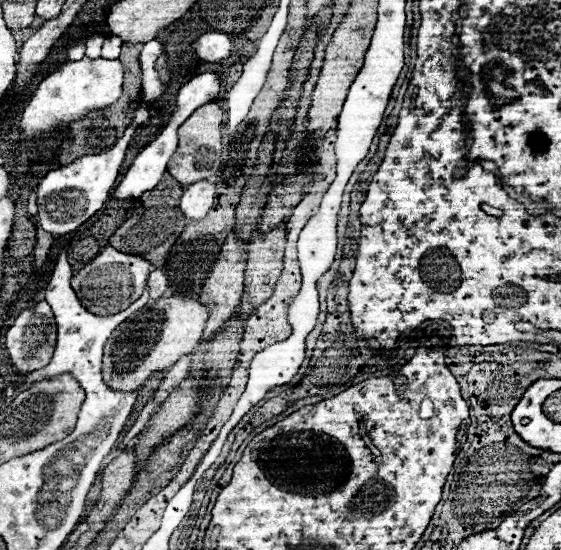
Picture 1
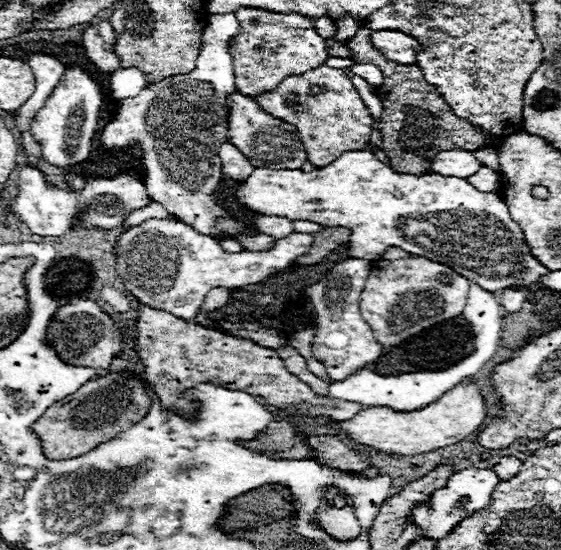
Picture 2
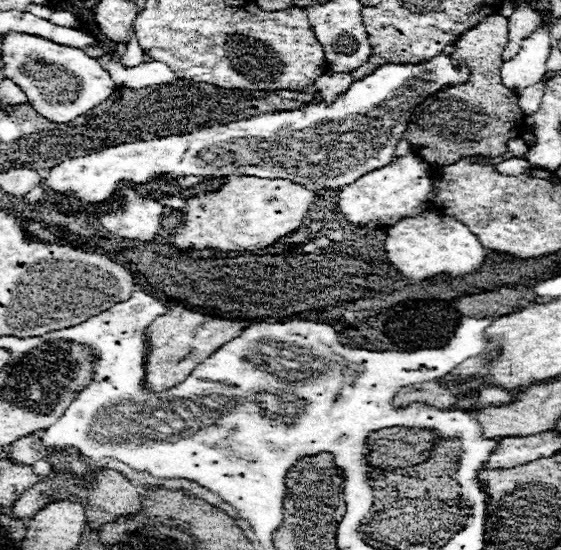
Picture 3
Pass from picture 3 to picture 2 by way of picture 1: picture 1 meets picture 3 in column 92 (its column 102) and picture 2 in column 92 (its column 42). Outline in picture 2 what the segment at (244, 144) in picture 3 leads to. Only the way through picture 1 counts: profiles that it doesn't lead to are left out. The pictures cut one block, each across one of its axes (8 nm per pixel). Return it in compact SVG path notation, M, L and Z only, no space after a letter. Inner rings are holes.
M22 166L16 182L16 196L10 202L10 212L20 216L20 220L30 228L32 234L38 236L62 236L74 228L74 220L80 218L82 228L92 230L112 230L120 228L124 218L138 208L154 202L146 190L146 184L130 174L120 174L114 178L90 178L82 190L60 190L50 184L42 170L32 166Z

